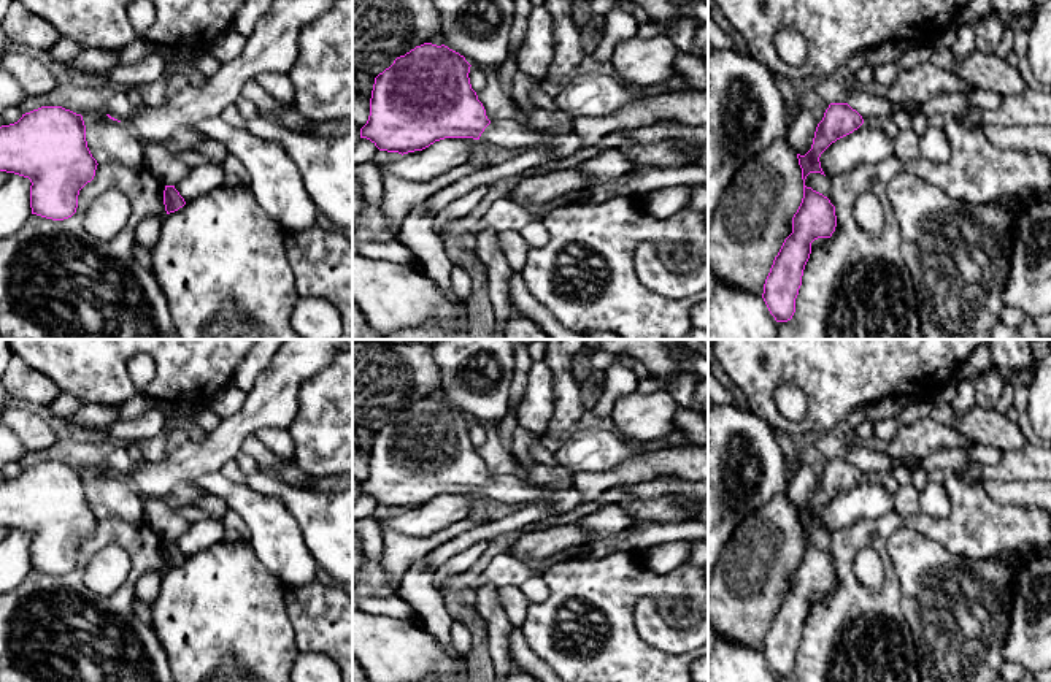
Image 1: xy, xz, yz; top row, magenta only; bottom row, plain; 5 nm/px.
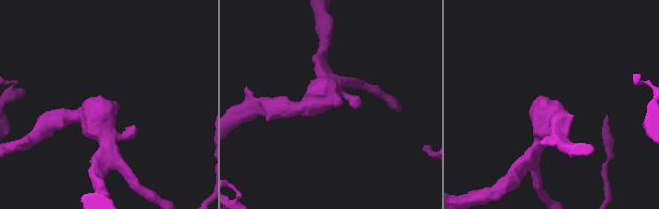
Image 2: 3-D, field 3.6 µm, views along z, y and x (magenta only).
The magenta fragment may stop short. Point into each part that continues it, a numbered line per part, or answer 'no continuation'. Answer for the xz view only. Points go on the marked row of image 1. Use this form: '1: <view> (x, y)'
1: xz (510, 134)

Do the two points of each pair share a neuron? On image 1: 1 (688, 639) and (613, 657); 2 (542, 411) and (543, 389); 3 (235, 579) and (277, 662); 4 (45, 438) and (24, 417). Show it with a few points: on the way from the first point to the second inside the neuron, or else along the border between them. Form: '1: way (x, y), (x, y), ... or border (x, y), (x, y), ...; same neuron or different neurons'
1: border (634, 617), (639, 635), (653, 646), (691, 652); different neurons
2: way (542, 406), (542, 394); same neuron
3: way (235, 600), (235, 620), (256, 641); same neuron
4: way (40, 433), (29, 422); same neuron

